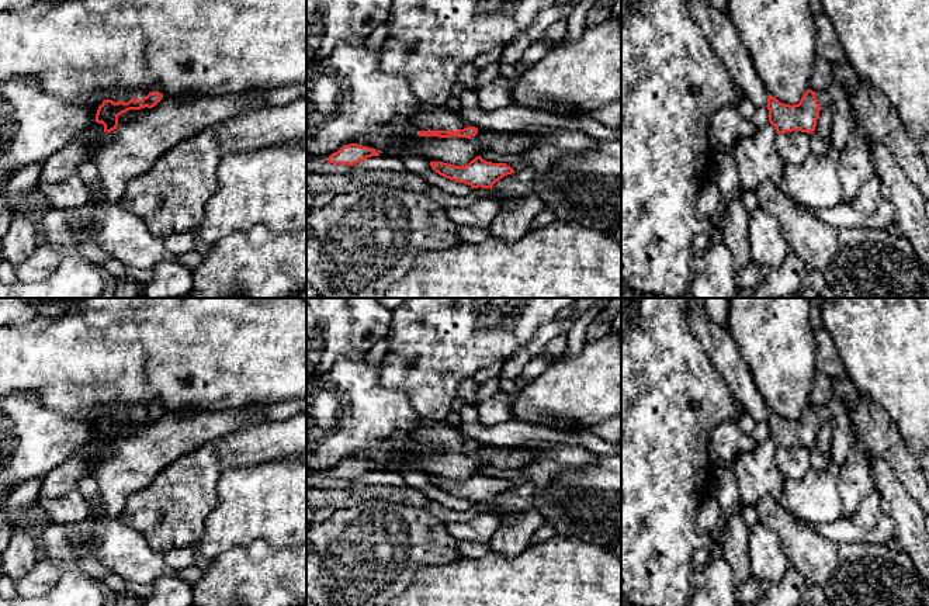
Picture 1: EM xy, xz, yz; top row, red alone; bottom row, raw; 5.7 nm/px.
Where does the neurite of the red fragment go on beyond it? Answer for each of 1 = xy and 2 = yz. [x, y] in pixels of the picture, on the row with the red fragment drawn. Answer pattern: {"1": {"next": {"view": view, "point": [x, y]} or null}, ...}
{"1": {"next": {"view": "xy", "point": [121, 96]}}, "2": {"next": {"view": "yz", "point": [721, 34]}}}

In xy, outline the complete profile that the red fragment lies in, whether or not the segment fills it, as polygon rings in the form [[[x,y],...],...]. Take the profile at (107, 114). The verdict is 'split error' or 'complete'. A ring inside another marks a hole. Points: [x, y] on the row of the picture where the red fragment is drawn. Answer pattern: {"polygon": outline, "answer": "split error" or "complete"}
{"polygon": [[[155,89],[139,91],[107,91],[104,93],[104,101],[98,107],[96,114],[96,122],[104,125],[104,132],[111,132],[118,127],[118,117],[129,110],[152,108],[160,100],[163,94]]], "answer": "split error"}

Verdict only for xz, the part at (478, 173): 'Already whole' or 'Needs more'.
Already whole

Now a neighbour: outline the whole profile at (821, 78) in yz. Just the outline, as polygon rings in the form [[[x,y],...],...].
[[[817,56],[812,73],[810,76],[808,89],[812,91],[825,91],[832,82],[832,63]]]

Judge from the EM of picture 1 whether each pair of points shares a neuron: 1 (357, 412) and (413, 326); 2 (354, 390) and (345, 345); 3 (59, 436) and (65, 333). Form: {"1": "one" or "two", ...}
{"1": "two", "2": "two", "3": "two"}

